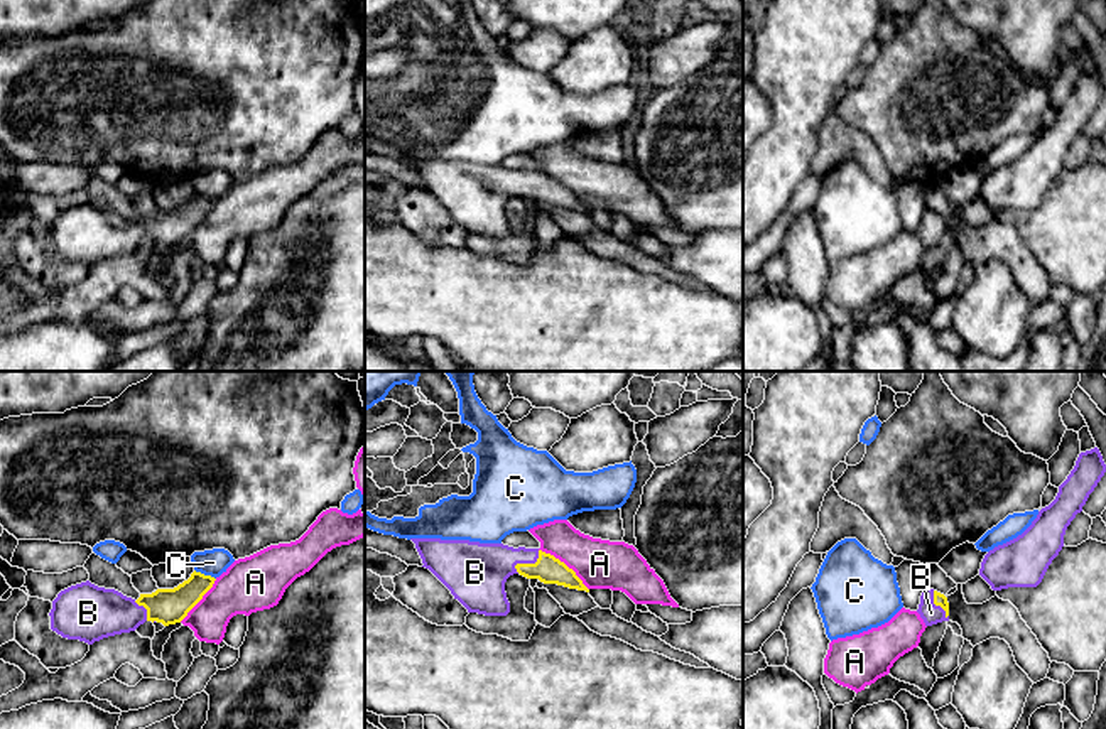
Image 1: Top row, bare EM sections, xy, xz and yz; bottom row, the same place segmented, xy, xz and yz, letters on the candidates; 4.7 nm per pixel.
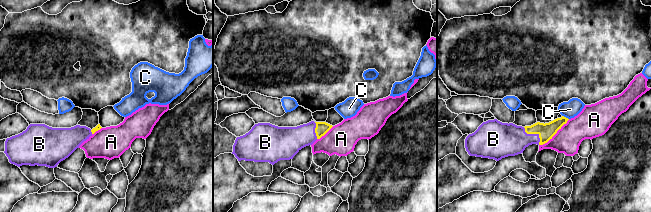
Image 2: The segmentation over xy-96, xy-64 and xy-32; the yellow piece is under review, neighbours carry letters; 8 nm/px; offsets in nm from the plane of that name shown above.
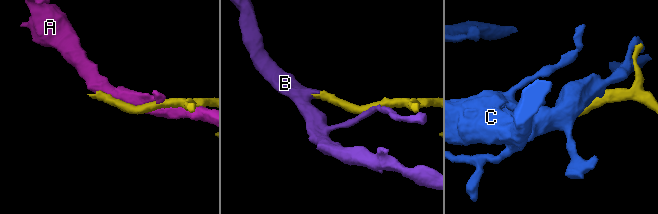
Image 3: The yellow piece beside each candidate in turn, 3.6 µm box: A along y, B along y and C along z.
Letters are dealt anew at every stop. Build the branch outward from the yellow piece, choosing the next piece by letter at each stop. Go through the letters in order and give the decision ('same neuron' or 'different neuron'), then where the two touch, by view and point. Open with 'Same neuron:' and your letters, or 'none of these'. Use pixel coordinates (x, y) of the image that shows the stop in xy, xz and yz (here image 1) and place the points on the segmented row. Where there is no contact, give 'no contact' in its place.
Same neuron: B
A: different neuron; meets yellow in xz at (564, 564)
B: same neuron; meets yellow in xz at (527, 564)
C: different neuron; meets yellow in xy at (203, 574)

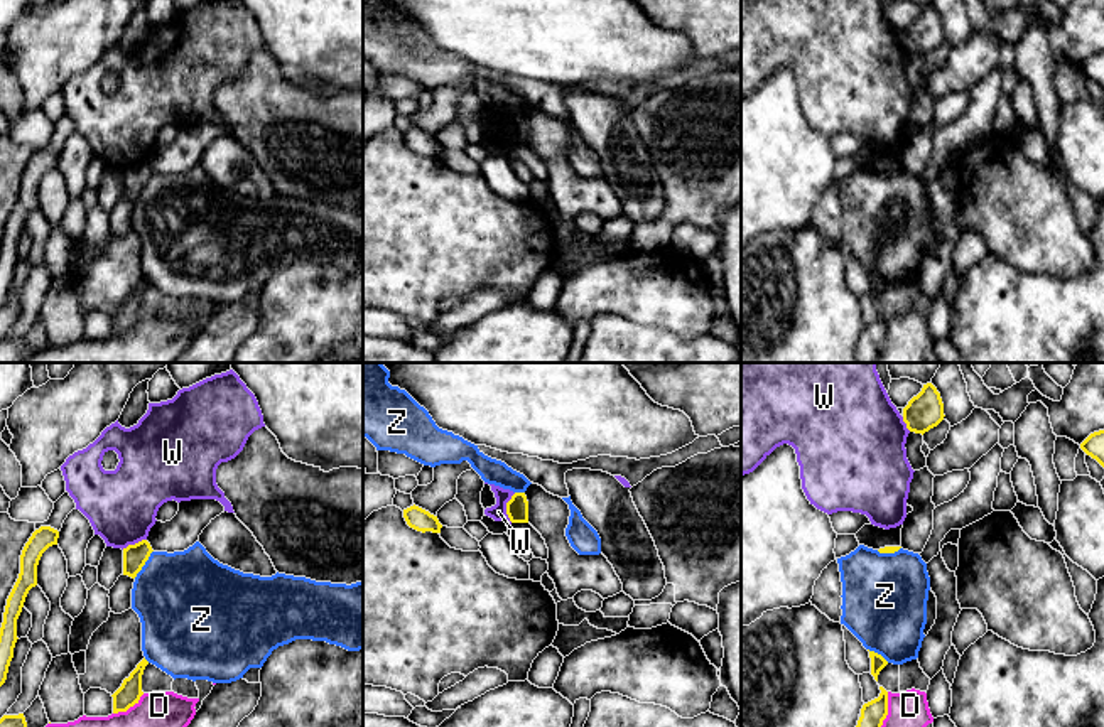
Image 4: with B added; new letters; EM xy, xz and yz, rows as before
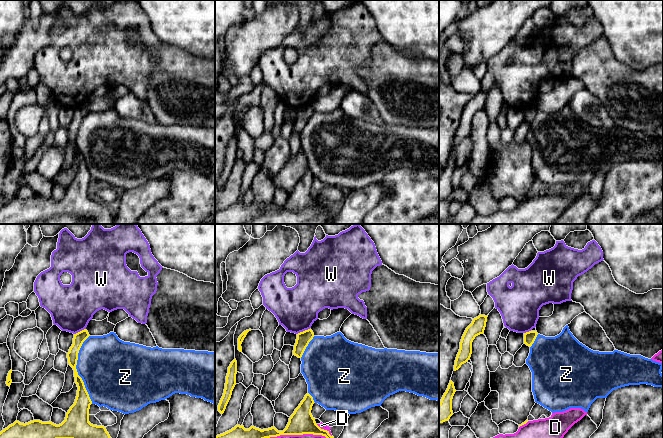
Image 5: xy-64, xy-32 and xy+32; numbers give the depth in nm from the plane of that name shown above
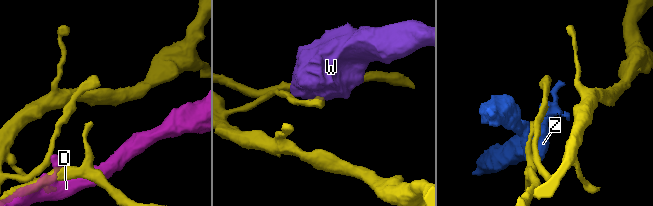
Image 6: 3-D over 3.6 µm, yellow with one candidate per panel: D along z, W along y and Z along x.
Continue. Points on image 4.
Same neuron: none of these
D: different neuron; meets yellow in yz at (887, 709)
W: different neuron; meets yellow in xz at (507, 508)
Z: different neuron; meets yellow in xy at (144, 564)

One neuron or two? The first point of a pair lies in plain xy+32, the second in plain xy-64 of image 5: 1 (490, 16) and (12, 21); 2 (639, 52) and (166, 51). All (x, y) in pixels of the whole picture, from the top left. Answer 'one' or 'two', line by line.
1: two
2: two

